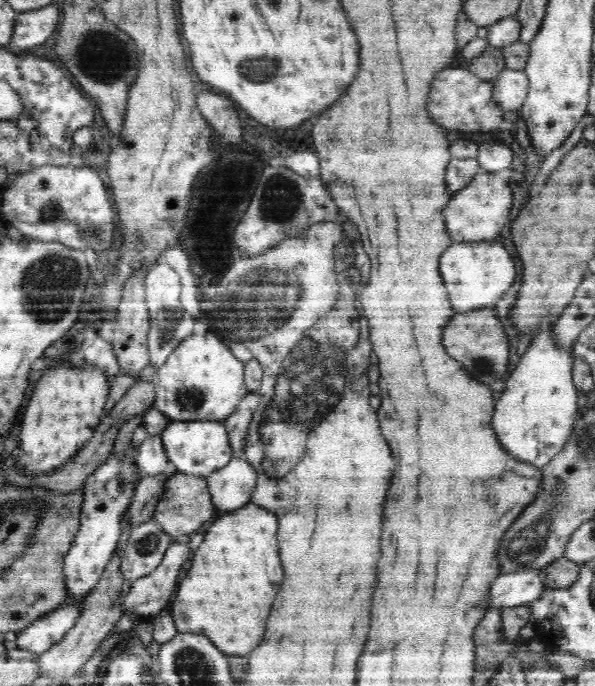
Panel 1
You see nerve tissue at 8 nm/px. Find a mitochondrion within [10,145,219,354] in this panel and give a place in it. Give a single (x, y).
(48, 285)

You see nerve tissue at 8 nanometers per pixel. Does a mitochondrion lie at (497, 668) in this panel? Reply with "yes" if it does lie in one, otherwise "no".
no

